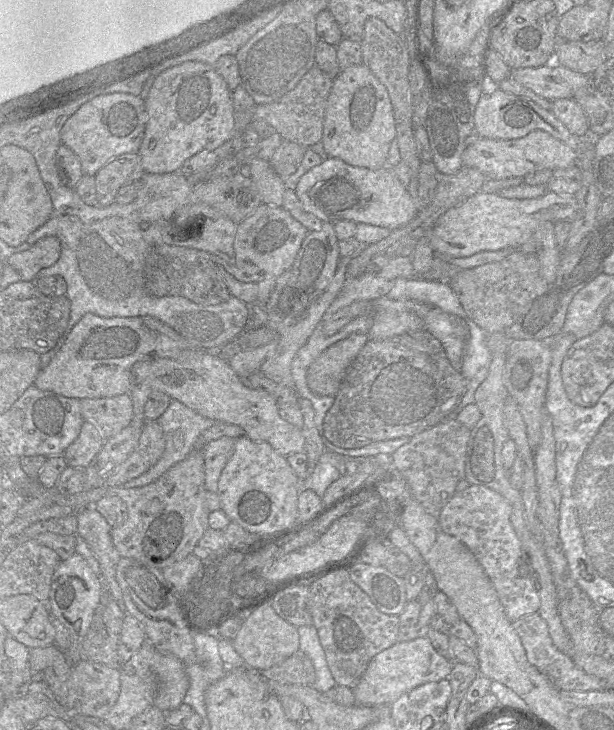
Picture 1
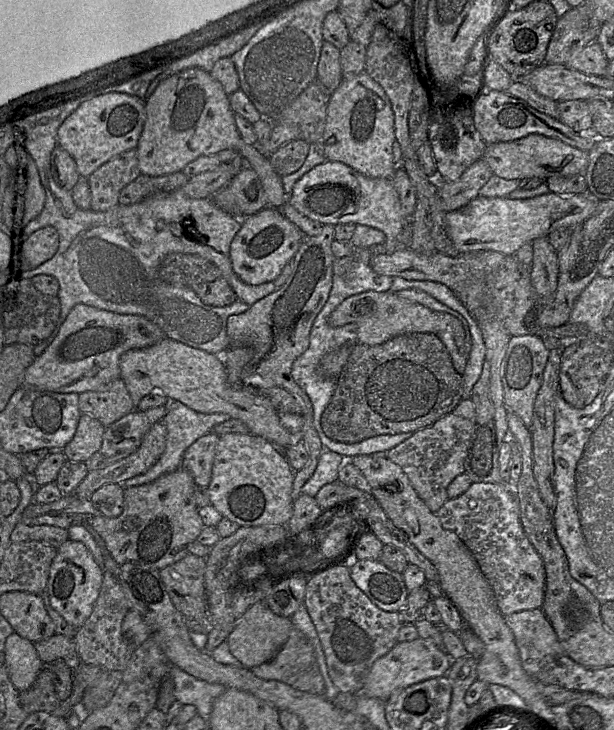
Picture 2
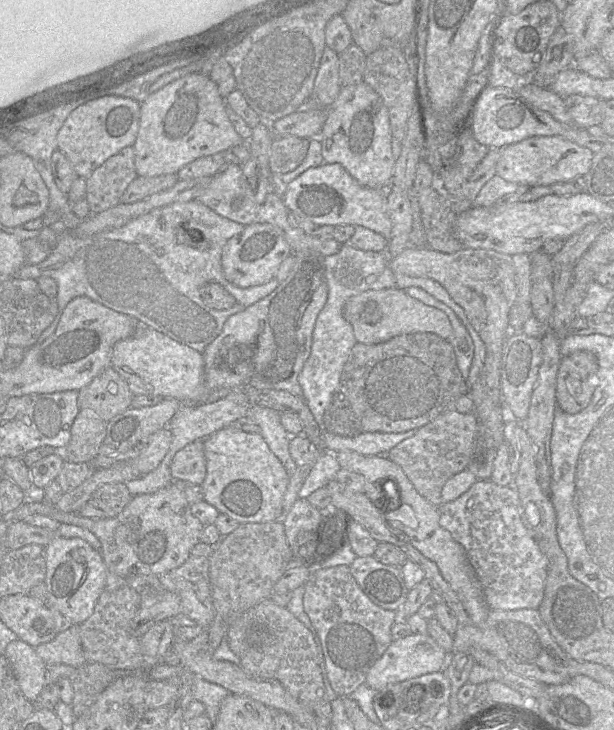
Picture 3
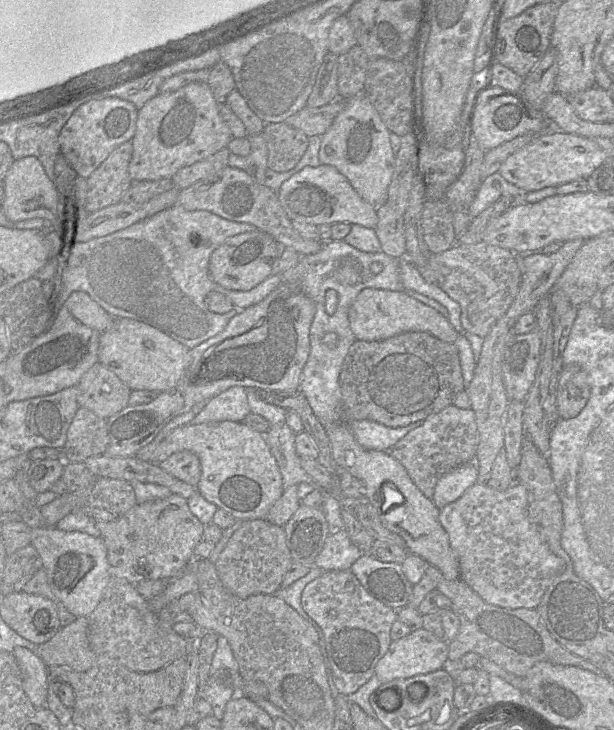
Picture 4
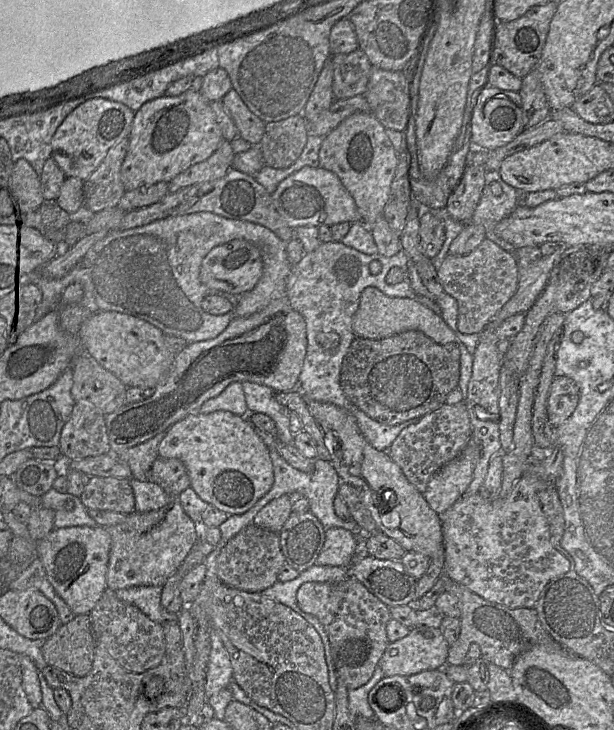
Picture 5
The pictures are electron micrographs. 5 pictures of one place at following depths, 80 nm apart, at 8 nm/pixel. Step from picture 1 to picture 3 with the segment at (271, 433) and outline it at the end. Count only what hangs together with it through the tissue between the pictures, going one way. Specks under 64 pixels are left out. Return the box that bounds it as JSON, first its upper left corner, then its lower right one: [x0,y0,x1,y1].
[111,324,204,404]

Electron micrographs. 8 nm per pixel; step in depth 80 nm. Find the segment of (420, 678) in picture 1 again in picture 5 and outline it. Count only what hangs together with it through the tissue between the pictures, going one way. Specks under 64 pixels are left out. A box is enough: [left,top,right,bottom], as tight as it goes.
[378,626,449,676]

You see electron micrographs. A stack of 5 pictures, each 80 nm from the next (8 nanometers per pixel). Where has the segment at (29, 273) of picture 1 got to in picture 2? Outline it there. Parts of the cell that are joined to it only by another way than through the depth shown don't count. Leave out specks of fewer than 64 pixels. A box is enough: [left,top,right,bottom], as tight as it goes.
[20,226,59,271]

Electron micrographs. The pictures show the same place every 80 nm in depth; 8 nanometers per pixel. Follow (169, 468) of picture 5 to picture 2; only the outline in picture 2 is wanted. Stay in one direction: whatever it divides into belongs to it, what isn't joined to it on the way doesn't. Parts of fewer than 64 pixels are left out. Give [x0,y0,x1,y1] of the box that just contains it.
[182,432,220,488]

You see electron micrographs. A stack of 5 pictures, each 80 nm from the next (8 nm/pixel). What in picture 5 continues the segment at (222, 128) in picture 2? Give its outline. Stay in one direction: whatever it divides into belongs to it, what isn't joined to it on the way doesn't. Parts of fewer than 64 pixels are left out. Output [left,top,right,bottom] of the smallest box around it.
[121,91,224,191]

